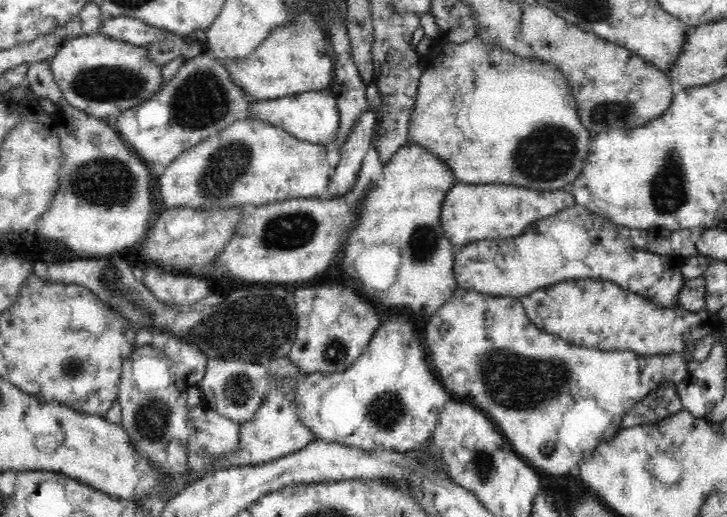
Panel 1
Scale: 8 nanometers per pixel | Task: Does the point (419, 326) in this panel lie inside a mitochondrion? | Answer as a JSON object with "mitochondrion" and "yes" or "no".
{"mitochondrion":"no"}

